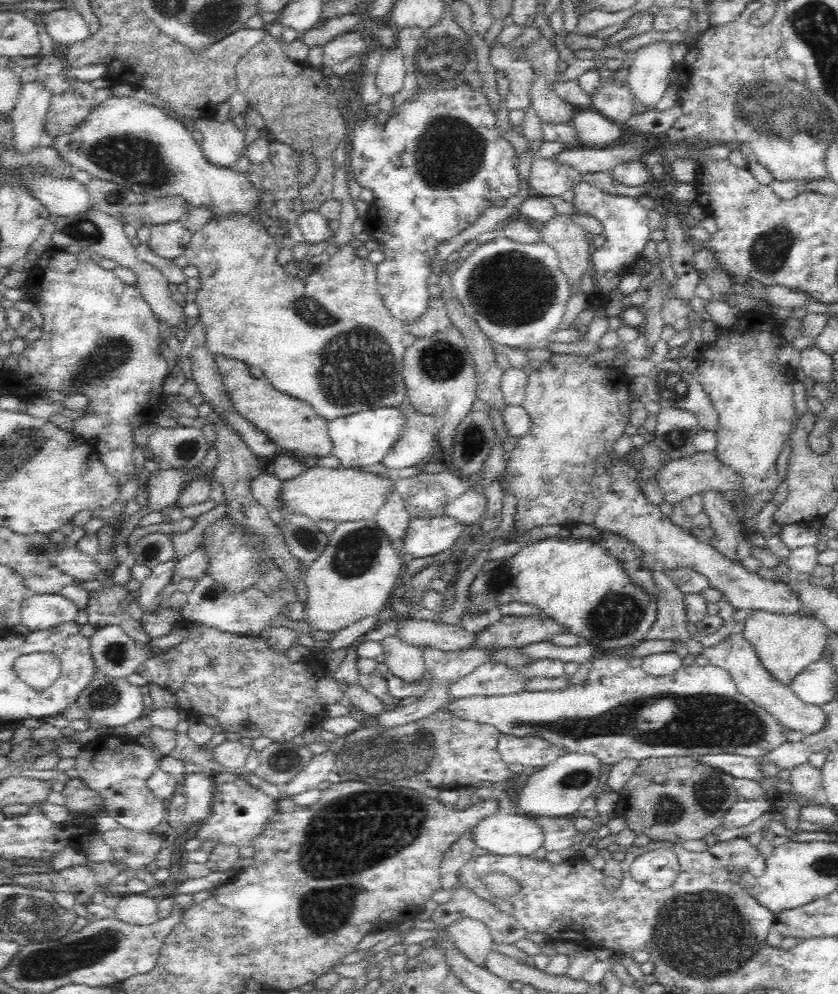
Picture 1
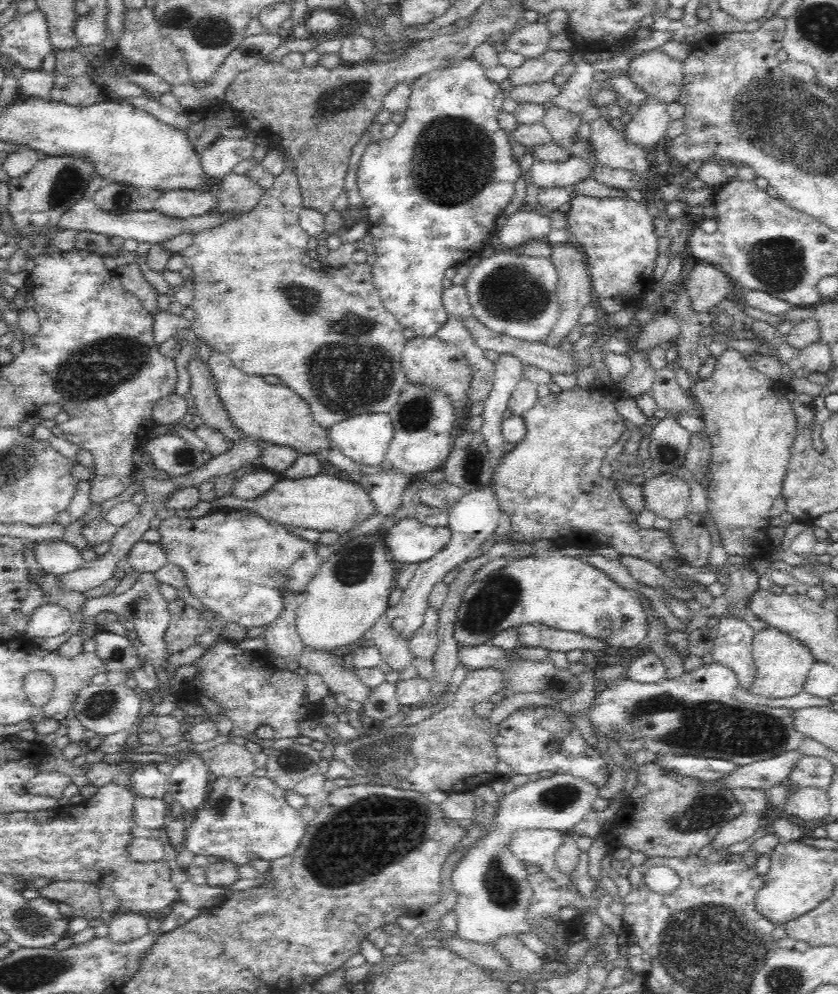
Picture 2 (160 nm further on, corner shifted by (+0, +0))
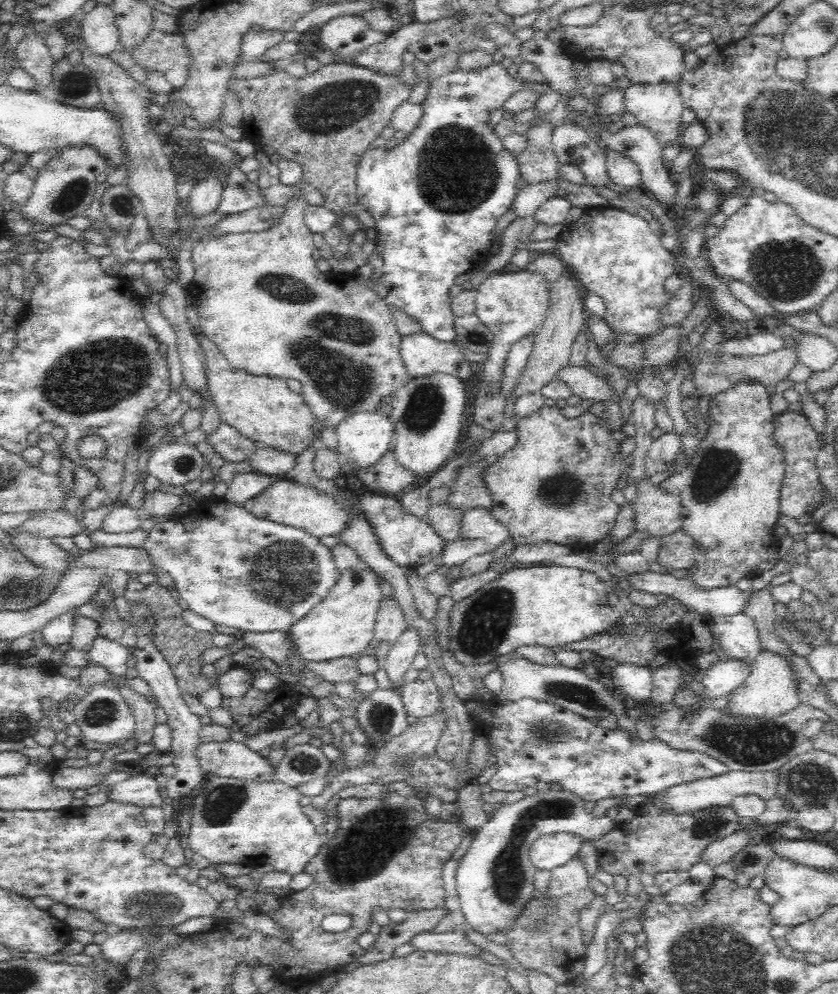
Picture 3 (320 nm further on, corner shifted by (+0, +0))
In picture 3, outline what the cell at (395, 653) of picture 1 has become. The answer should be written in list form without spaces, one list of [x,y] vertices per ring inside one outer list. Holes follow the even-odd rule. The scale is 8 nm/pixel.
[[[391,597],[382,598],[378,608],[373,635],[379,642],[395,643],[405,627],[405,616],[397,601]]]

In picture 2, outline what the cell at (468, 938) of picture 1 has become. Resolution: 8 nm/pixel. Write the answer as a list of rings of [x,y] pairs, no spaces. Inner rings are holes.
[[[570,772],[552,773],[532,778],[522,788],[495,799],[498,808],[492,819],[494,827],[485,838],[468,850],[460,860],[459,868],[451,880],[458,900],[453,908],[456,914],[456,938],[462,942],[490,944],[500,935],[530,932],[531,926],[525,923],[524,915],[533,891],[528,883],[527,864],[512,856],[503,846],[509,836],[520,827],[552,829],[572,833],[574,827],[592,812],[593,803],[599,789],[588,780],[573,776]]]

